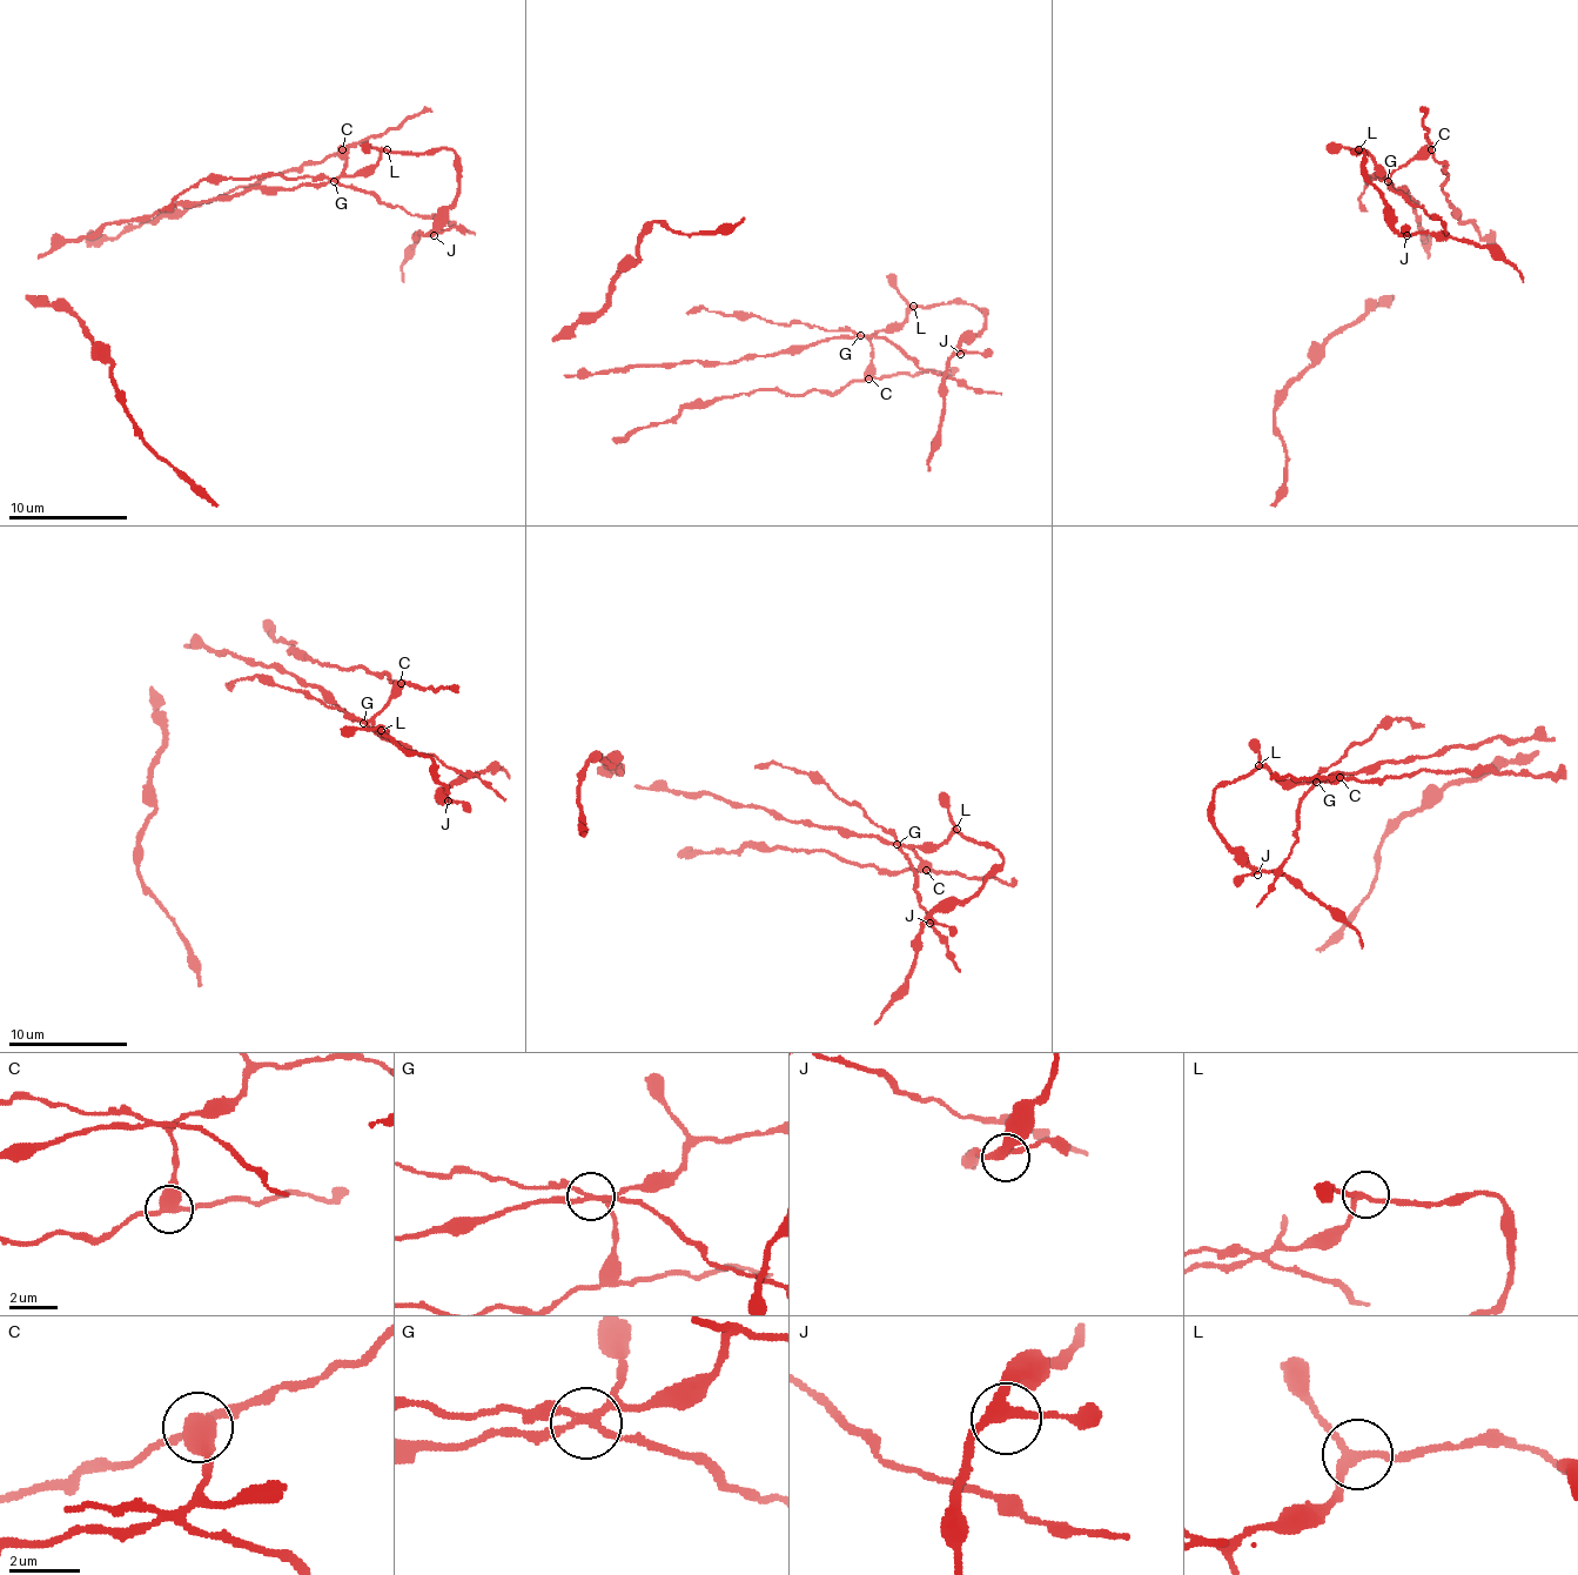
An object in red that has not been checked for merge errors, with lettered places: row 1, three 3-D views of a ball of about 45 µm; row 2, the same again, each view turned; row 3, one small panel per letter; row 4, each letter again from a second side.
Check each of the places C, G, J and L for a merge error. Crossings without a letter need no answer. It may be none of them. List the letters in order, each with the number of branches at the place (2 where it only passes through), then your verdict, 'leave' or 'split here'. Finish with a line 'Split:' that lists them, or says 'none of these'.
C: 3 branches meet; split here
G: 5 branches meet; split here
J: 3 branches meet; leave
L: 3 branches meet; leave
Split: C, G

